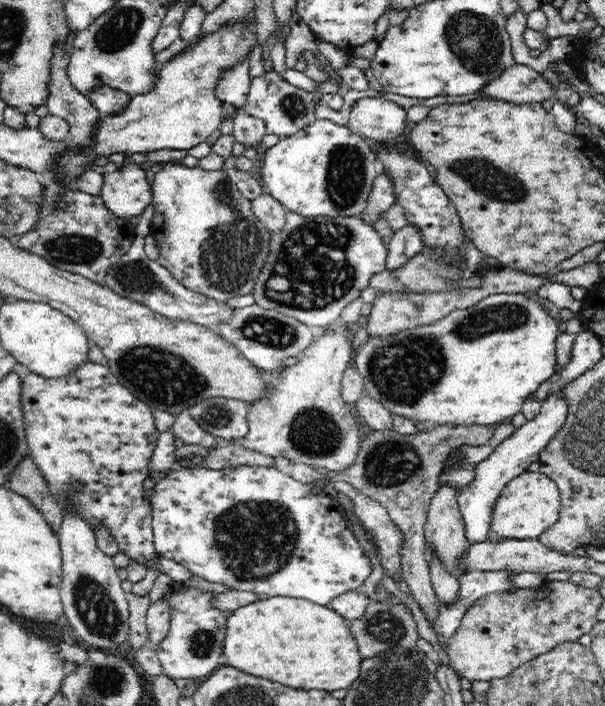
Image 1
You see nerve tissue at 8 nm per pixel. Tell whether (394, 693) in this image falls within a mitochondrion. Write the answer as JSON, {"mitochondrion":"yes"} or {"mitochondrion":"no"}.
{"mitochondrion":"yes"}

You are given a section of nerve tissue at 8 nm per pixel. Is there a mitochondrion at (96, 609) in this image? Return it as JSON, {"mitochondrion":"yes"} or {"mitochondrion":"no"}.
{"mitochondrion":"yes"}

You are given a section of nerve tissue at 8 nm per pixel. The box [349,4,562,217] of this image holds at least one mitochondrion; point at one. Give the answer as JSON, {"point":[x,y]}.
{"point":[473,39]}

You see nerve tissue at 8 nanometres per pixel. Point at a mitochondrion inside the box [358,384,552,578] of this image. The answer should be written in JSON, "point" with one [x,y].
{"point":[390,463]}

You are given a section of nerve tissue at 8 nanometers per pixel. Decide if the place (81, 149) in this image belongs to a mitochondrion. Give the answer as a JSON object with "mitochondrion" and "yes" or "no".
{"mitochondrion":"no"}

